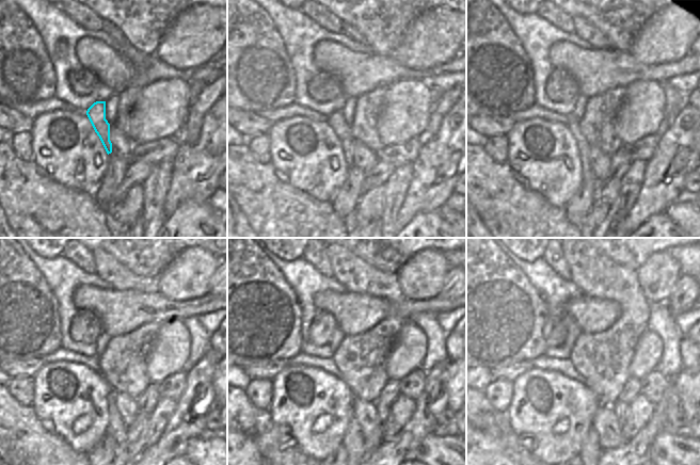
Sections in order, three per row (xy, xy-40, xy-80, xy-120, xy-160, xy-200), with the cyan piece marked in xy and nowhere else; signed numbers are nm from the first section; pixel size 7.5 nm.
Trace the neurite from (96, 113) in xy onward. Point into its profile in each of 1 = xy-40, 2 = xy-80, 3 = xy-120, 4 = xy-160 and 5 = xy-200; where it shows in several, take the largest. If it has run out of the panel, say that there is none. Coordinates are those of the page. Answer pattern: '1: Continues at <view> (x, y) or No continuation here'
1: Continues at xy-40 (336, 121)
2: Continues at xy-80 (589, 177)
3: Continues at xy-120 (116, 430)
4: Continues at xy-160 (353, 439)
5: Continues at xy-200 (590, 451)

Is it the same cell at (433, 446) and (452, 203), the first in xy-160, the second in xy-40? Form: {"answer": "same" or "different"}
{"answer": "different"}

